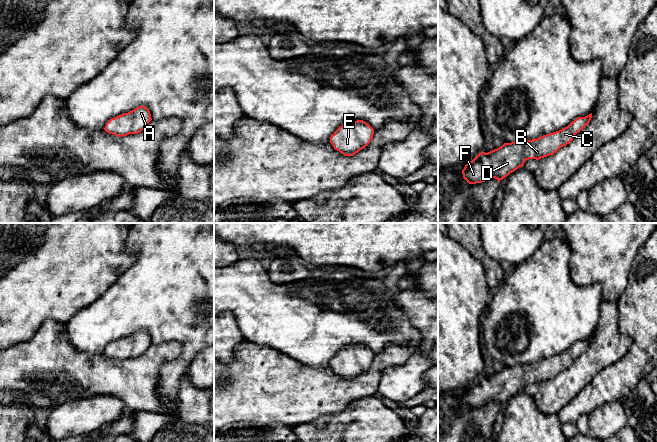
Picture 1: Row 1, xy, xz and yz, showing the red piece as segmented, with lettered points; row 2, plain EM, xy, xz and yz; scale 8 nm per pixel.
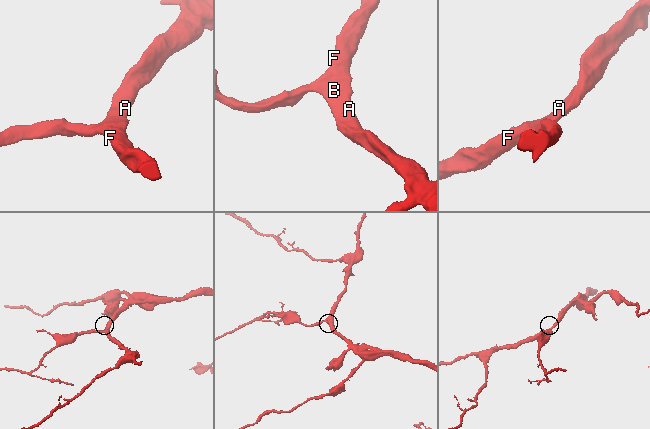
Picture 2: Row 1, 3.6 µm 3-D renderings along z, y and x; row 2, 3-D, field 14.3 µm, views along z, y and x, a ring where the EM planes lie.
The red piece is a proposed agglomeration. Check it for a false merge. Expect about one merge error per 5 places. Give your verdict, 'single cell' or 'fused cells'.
single cell

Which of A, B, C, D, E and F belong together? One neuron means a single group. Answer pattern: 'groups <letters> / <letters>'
groups A B C D E F

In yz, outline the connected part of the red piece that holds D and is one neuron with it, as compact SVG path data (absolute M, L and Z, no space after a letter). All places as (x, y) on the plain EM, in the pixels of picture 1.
M592 337L578 341L567 351L532 364L517 364L504 367L488 377L479 377L462 394L463 402L469 408L476 408L495 402L498 407L510 397L523 391L526 384L553 379L561 371L569 368L575 359L589 348Z

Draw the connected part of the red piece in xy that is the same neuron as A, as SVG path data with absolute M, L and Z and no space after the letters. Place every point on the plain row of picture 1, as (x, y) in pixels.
M145 330L136 331L134 334L111 342L104 354L118 361L140 357L152 344L150 335Z

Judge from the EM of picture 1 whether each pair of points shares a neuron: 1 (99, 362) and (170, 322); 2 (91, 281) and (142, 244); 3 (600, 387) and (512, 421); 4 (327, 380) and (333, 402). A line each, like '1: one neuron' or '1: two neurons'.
1: two neurons
2: two neurons
3: two neurons
4: one neuron

